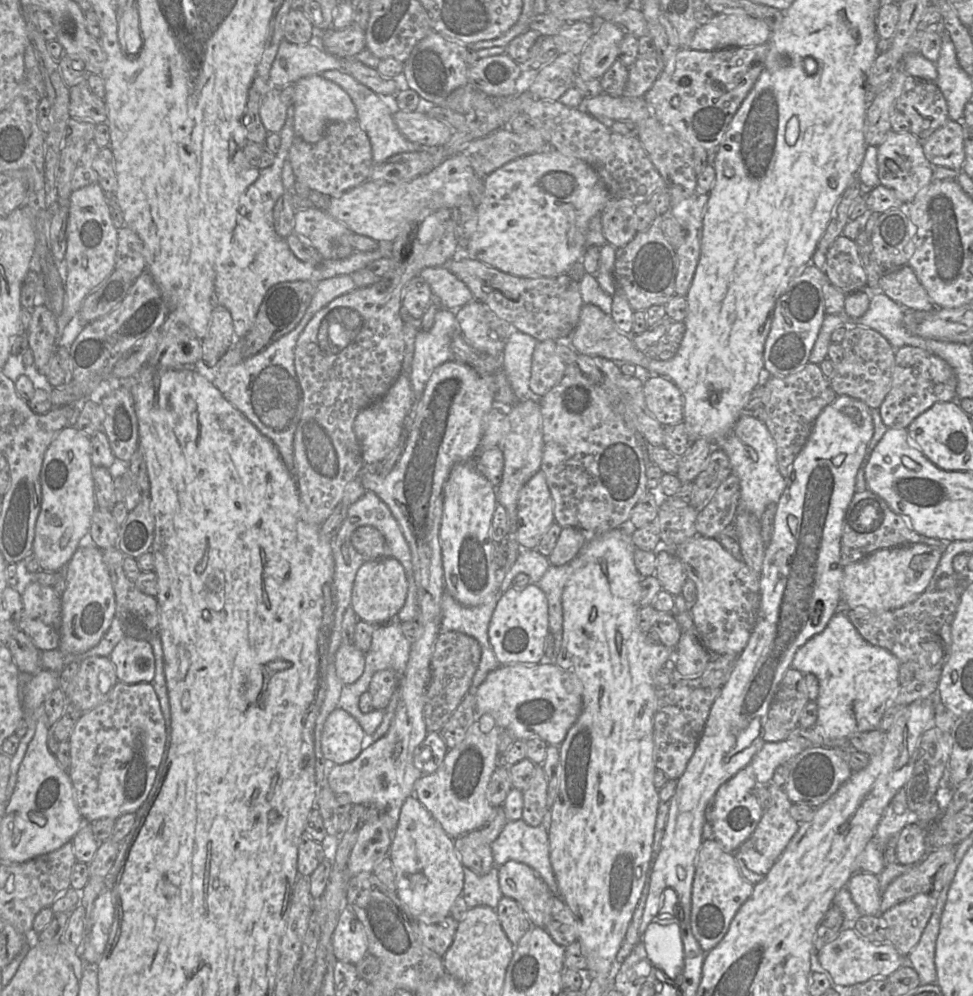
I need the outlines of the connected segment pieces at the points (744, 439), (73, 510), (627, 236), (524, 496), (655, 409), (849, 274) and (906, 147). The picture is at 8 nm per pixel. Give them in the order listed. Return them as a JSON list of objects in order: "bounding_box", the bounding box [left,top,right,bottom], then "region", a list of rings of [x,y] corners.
[{"bounding_box":[713,414,788,519],"region":[[[742,414],[731,431],[713,443],[727,454],[732,473],[739,478],[739,511],[747,511],[761,519],[770,504],[778,503],[788,485],[788,480],[779,472],[776,443],[767,426],[752,415]]]},{"bounding_box":[33,426,96,571],"region":[[[66,426],[59,431],[47,448],[40,470],[41,509],[36,522],[33,552],[41,570],[63,571],[74,553],[81,546],[82,538],[89,534],[92,517],[96,509],[94,481],[92,475],[90,437],[74,426]]]},{"bounding_box":[602,198,637,248],"region":[[[611,198],[602,211],[602,232],[607,243],[621,248],[637,234],[635,206],[622,199]]]},{"bounding_box":[517,470,554,549],"region":[[[539,470],[518,495],[517,542],[522,549],[536,549],[554,522],[553,498],[545,474]]]},{"bounding_box":[643,375,684,425],"region":[[[651,375],[643,384],[643,393],[648,410],[662,425],[676,425],[684,420],[683,395],[670,379]]]},{"bounding_box":[826,235,867,294],"region":[[[840,235],[826,252],[828,281],[845,294],[867,289],[867,276],[855,241]]]},{"bounding_box":[877,131,934,205],"region":[[[890,131],[877,146],[878,177],[880,185],[895,191],[905,205],[933,181],[934,168],[924,155],[922,141],[910,132]]]}]

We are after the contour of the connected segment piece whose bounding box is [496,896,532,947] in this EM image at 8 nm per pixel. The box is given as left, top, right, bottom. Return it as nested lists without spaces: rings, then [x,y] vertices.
[[[506,896],[500,899],[496,912],[503,931],[516,947],[532,926],[527,915],[515,900]]]

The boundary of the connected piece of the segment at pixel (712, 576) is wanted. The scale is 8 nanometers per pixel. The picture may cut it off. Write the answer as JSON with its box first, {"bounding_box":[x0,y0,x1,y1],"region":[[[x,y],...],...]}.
{"bounding_box":[667,535,760,655],"region":[[[696,535],[675,548],[667,549],[673,551],[674,555],[681,560],[687,577],[696,586],[697,598],[690,612],[702,644],[714,655],[739,655],[745,648],[757,620],[760,603],[760,576],[743,560],[734,558],[715,538]]]}

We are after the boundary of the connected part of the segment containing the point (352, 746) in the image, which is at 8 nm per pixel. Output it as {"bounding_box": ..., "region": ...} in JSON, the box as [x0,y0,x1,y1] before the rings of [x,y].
{"bounding_box":[321,707,365,764],"region":[[[337,707],[327,717],[322,735],[321,750],[330,764],[345,764],[362,751],[365,733],[357,720],[344,709]]]}

